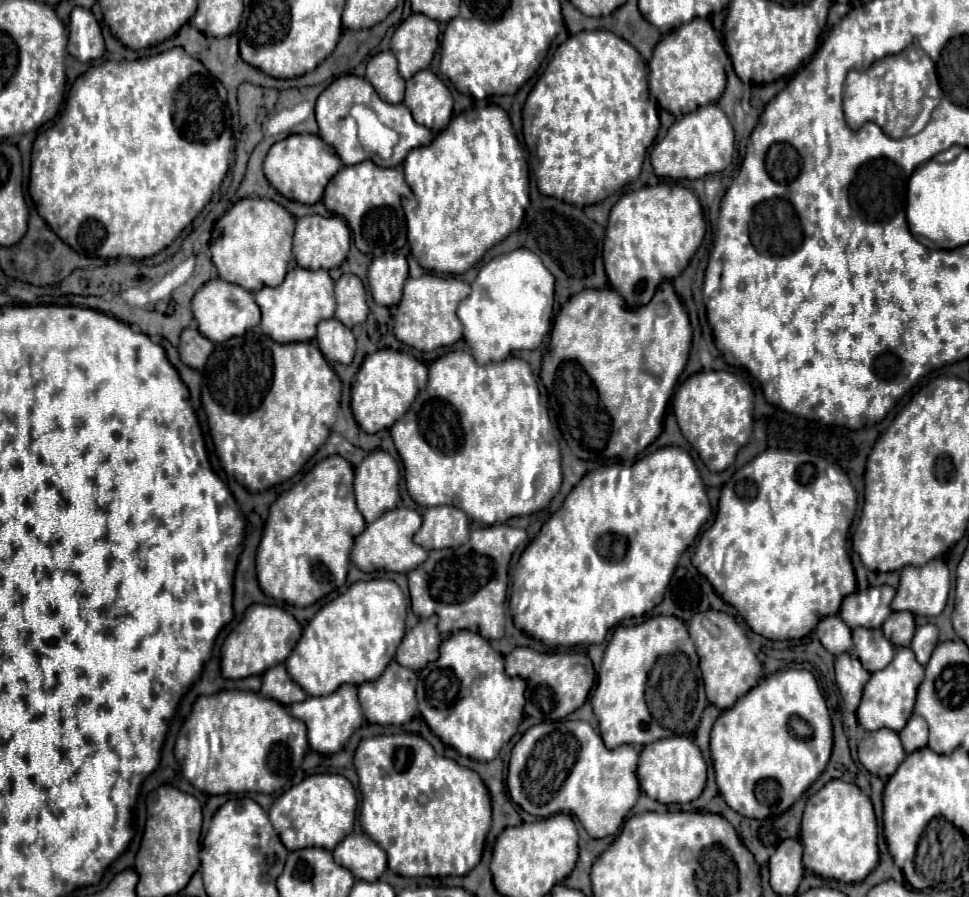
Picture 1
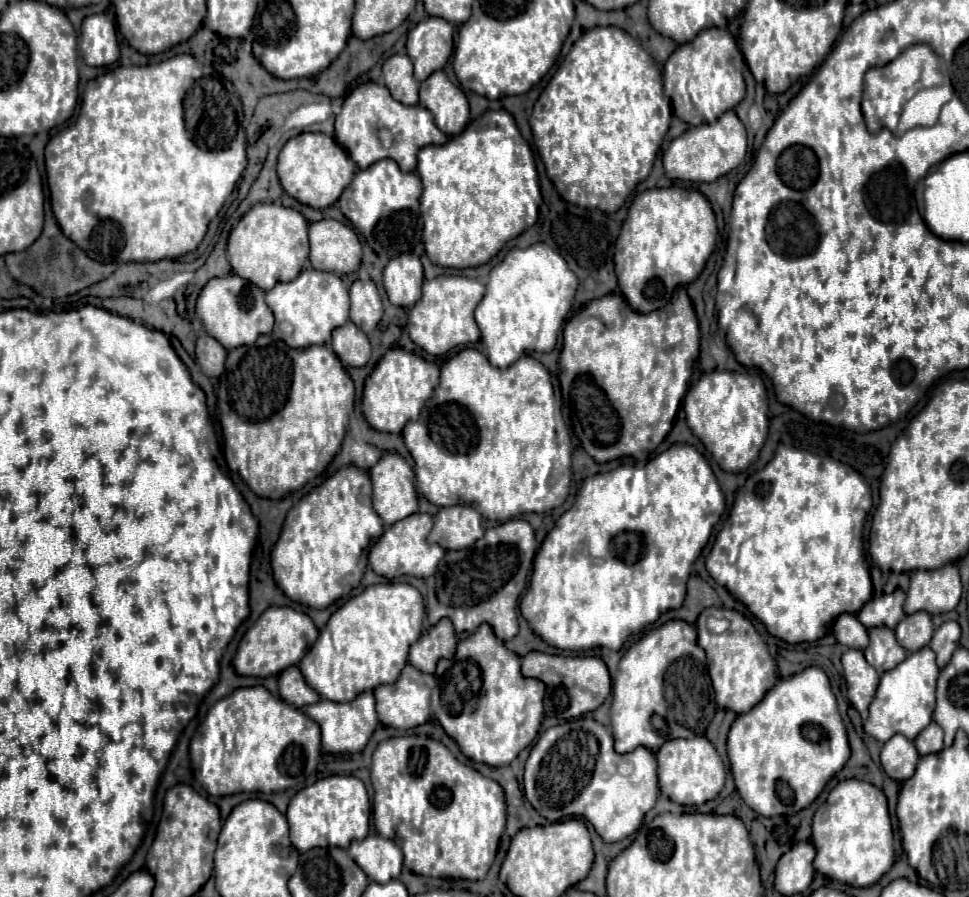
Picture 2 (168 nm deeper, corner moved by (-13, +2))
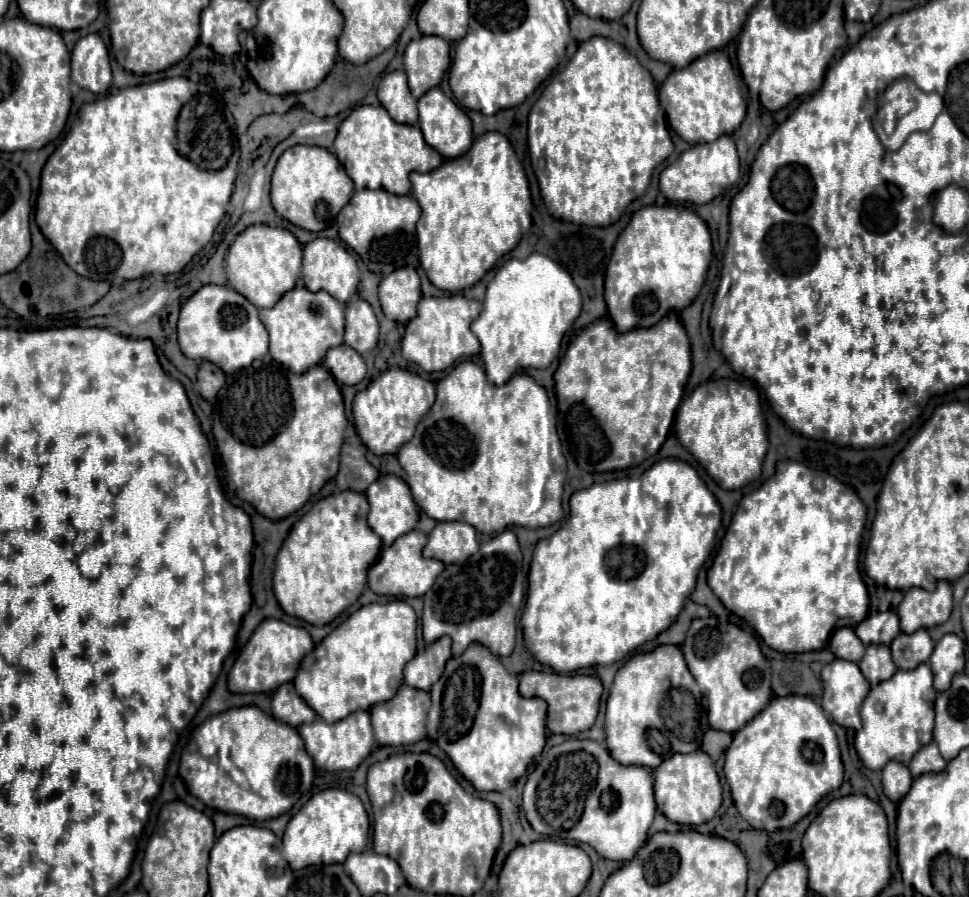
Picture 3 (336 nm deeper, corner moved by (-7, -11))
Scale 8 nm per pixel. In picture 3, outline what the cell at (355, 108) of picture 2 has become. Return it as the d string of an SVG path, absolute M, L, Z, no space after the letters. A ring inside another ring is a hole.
M382 105L356 107L338 127L334 153L344 165L348 177L354 181L356 189L378 189L380 185L384 185L388 193L396 195L410 193L408 173L412 169L436 169L436 165L440 165L442 161L442 155L424 141L418 125L396 123L394 119L390 119Z

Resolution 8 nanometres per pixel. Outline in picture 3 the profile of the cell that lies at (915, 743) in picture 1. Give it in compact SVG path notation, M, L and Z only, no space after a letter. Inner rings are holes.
M932 741L928 745L924 745L908 763L908 769L912 773L912 777L918 777L922 773L938 773L940 769L944 769L946 761L940 757L938 745Z

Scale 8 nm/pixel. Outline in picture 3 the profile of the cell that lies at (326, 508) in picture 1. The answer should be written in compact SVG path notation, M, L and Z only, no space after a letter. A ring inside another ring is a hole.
M344 489L338 493L332 493L324 499L320 499L288 533L284 539L278 555L276 555L276 565L274 565L274 575L272 575L272 585L274 585L274 595L284 609L284 613L304 619L312 625L326 625L330 623L336 615L340 615L346 607L350 607L366 587L366 573L368 565L376 561L382 541L372 533L372 529L367 523L369 504L364 493Z

